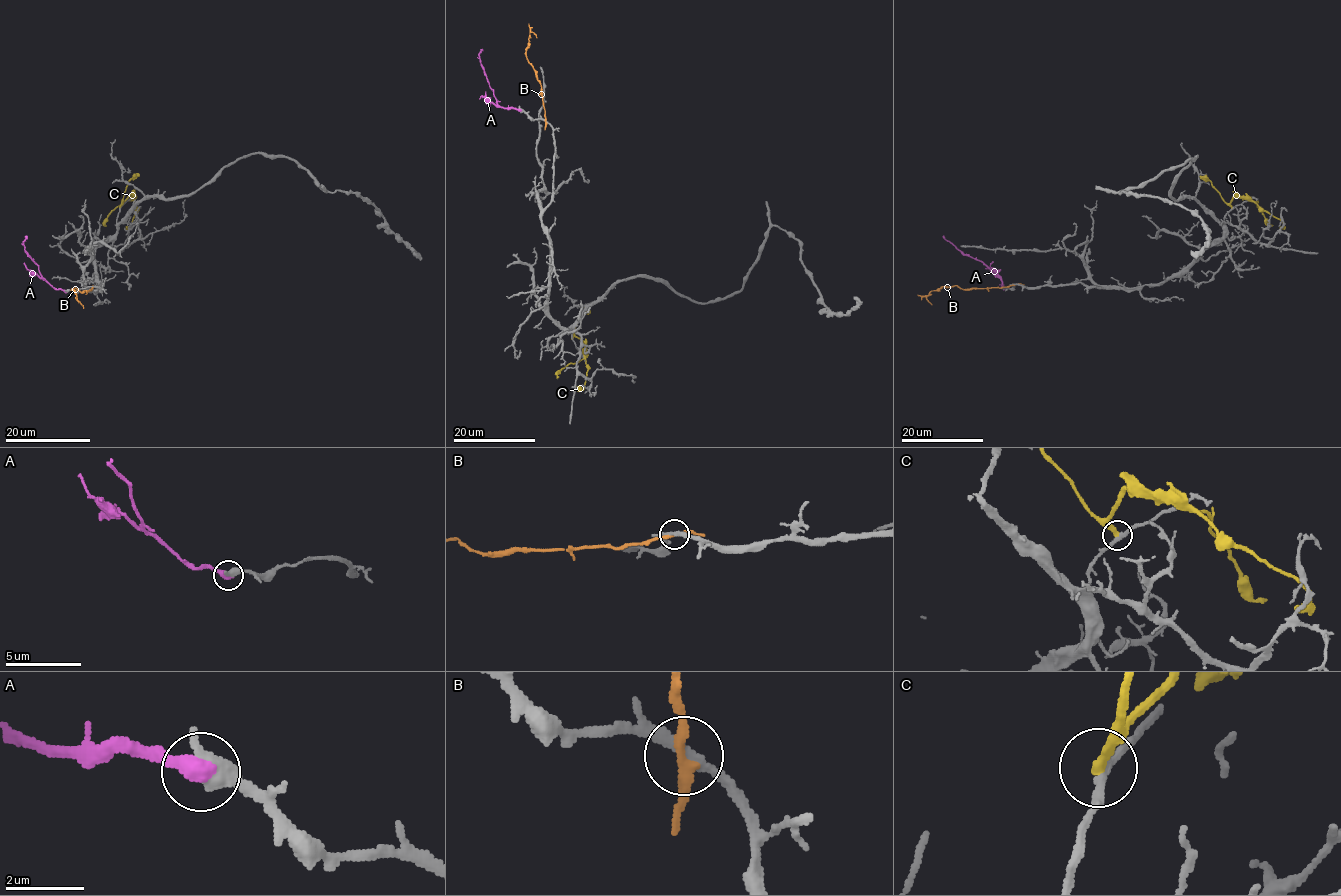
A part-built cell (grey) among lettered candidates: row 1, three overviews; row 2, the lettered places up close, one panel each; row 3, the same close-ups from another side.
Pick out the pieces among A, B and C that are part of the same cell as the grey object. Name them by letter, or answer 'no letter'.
no letter

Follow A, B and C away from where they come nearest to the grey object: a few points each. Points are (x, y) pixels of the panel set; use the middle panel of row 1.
A: (520, 110), (503, 108), (497, 103), (480, 62), (479, 52), (482, 49)
B: (546, 122), (541, 83), (528, 62), (525, 48), (530, 32), (536, 38)
C: (571, 338), (577, 336), (584, 343), (587, 367), (585, 385), (576, 390)

